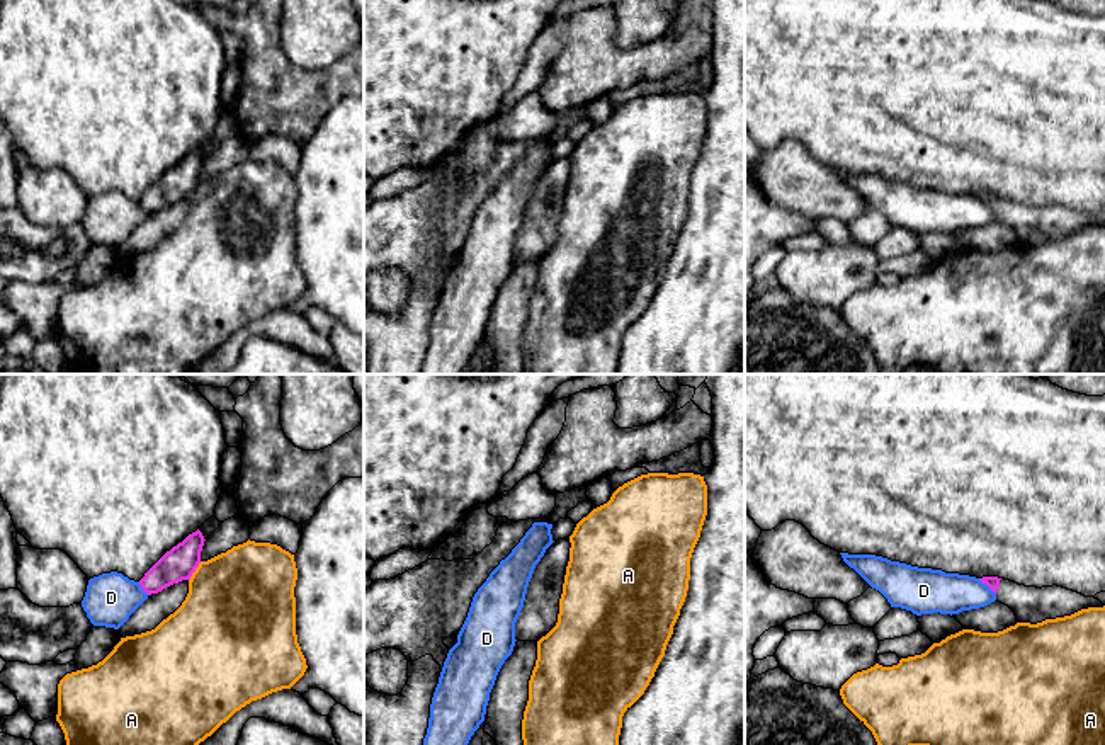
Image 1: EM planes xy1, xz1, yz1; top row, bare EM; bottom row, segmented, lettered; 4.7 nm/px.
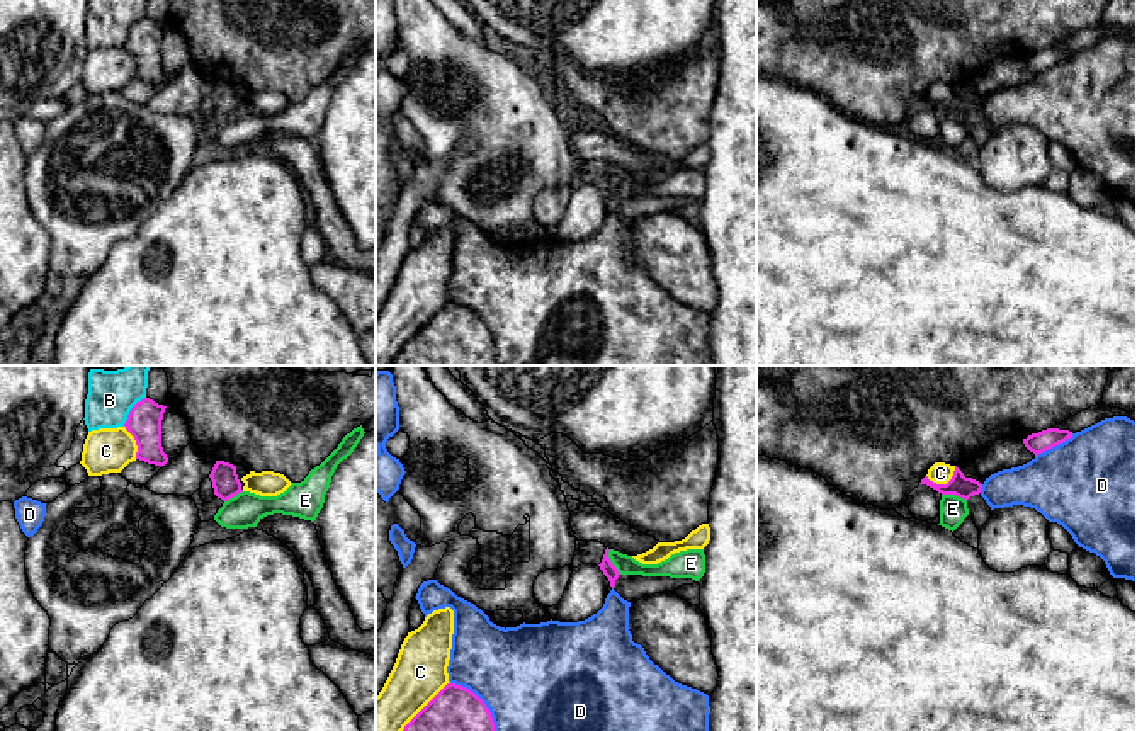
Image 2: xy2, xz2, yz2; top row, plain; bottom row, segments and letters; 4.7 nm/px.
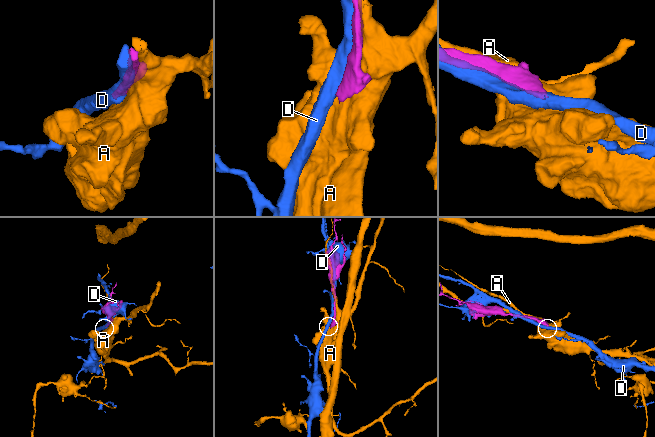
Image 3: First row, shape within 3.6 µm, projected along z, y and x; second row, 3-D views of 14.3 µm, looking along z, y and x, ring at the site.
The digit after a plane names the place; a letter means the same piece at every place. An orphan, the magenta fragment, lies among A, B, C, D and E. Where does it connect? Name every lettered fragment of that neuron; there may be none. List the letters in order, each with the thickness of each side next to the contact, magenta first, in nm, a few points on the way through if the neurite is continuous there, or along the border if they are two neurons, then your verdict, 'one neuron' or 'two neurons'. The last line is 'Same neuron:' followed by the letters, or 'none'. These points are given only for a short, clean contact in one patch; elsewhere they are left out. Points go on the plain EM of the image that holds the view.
A: 160/480 nm | two neurons
B: 160/220 nm | two neurons
C: 420/260 nm | two neurons
D: 420/500 nm | two neurons
E: 70/100 nm | along xz2 (609, 169), (609, 179), (619, 192) | two neurons
Same neuron: none

